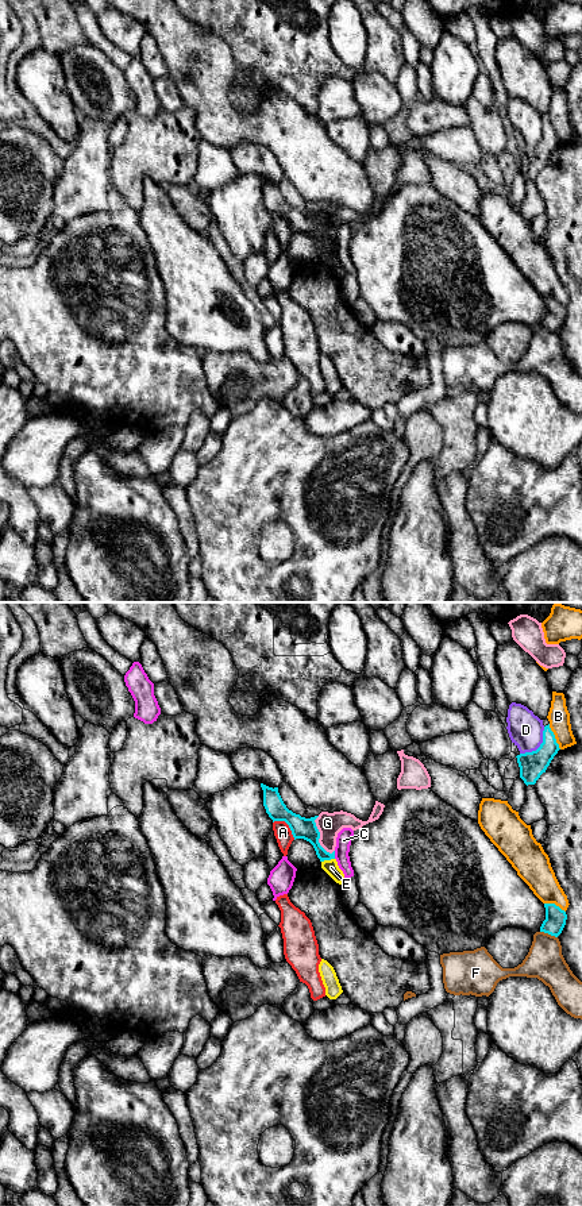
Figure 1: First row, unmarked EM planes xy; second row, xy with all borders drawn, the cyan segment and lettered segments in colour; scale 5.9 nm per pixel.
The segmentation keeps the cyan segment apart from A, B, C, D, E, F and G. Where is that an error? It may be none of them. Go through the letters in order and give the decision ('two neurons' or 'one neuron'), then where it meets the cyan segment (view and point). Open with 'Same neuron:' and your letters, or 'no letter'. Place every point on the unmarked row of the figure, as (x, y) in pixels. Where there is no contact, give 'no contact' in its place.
Same neuron: no letter
A: two neurons; meets cyan in xy at (288, 219)
B: two neurons; meets cyan in xy at (554, 131)
C: two neurons; meets cyan in xy at (334, 250)
D: two neurons; meets cyan in xy at (540, 141)
E: two neurons; meets cyan in xy at (327, 254)
F: two neurons; meets cyan in xy at (548, 328)
G: two neurons; meets cyan in xy at (319, 231)

